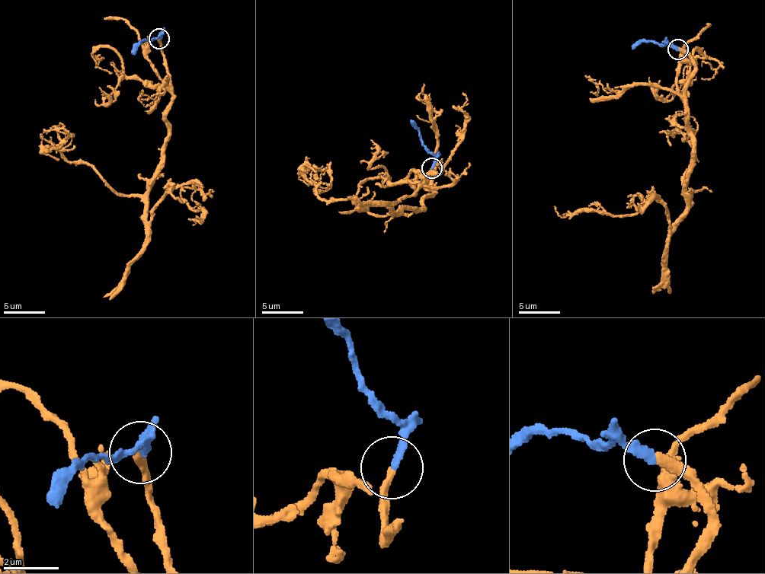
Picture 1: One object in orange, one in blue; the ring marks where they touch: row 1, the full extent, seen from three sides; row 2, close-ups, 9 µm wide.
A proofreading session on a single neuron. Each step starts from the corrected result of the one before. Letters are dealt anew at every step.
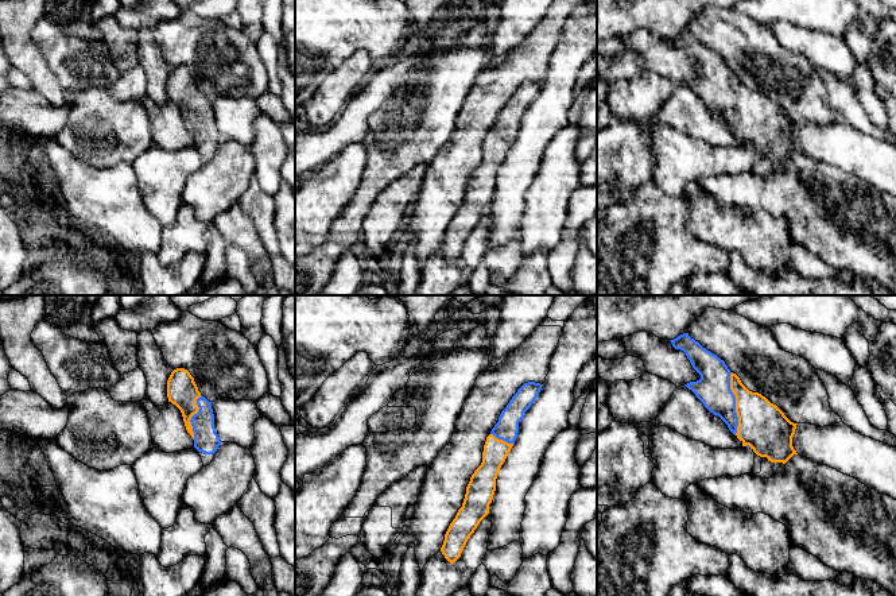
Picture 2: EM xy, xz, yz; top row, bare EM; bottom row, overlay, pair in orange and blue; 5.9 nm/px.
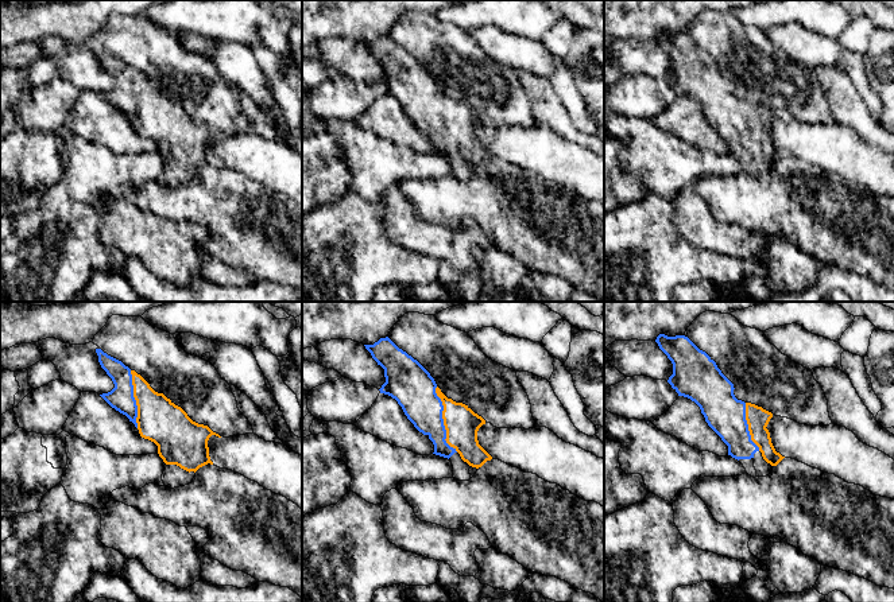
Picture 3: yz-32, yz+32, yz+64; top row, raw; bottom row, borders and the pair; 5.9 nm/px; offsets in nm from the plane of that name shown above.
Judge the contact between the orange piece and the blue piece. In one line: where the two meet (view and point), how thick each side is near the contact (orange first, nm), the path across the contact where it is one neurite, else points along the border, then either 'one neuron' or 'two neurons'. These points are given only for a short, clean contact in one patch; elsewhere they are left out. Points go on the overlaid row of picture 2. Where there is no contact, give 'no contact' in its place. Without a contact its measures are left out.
contact yz (736, 403); calibres 280 and 200 nm; way yz (761, 425), (736, 403), (718, 389), (713, 389); one neuron

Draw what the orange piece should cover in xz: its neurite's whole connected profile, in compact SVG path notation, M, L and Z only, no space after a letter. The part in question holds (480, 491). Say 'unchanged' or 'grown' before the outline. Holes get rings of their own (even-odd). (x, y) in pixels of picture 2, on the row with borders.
grown; M524 383L501 411L499 422L486 437L482 463L470 477L462 507L450 523L441 547L450 564L461 557L468 539L489 514L499 471L516 441L519 423L540 390L540 383Z

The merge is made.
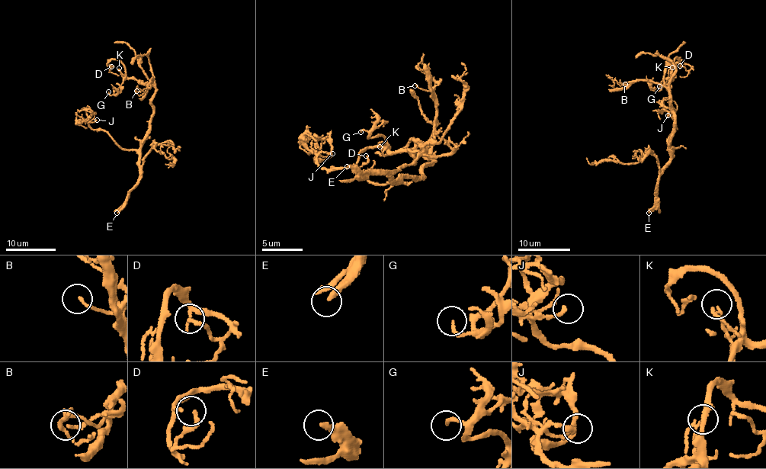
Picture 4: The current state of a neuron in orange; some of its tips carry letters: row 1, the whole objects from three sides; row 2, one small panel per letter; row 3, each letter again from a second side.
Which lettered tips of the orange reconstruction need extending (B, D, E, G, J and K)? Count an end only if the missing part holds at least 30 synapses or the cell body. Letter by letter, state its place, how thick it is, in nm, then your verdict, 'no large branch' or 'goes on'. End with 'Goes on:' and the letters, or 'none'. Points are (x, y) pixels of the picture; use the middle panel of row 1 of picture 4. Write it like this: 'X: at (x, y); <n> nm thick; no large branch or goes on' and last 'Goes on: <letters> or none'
B: at (415, 85); 150 nm thick; no large branch
D: at (366, 155); 190 nm thick; no large branch
E: at (347, 166); 280 nm thick; goes on
G: at (360, 132); 180 nm thick; no large branch
J: at (332, 153); 200 nm thick; no large branch
K: at (379, 146); 110 nm thick; no large branch
Goes on: E

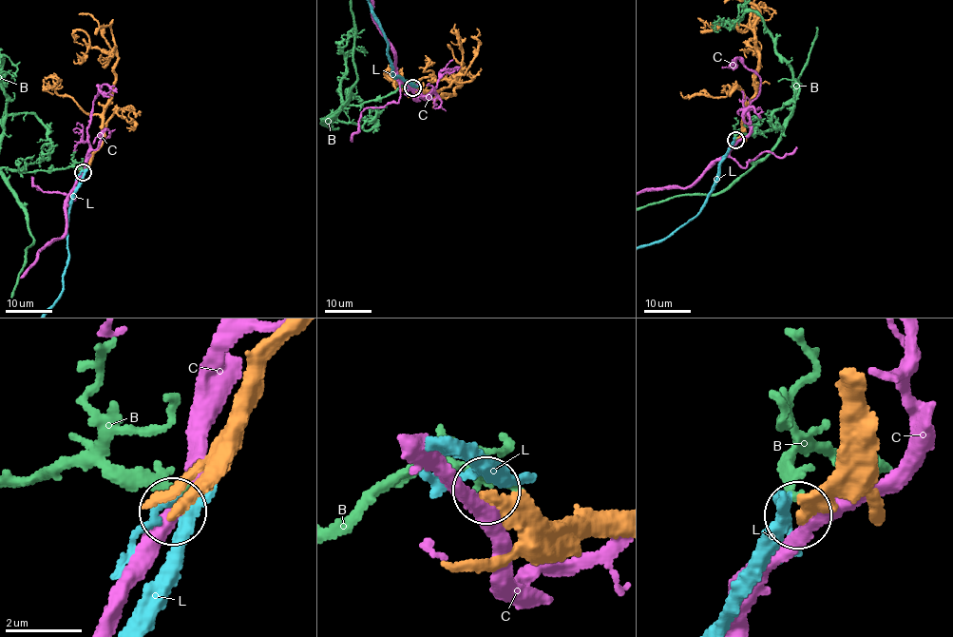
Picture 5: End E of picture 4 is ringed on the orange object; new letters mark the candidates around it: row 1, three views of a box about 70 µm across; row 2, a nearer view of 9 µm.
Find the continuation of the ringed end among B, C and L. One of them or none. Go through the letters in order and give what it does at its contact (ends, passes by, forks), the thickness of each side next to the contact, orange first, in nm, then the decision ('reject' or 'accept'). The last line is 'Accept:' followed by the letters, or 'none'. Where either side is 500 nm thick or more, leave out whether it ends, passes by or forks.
B: 600 nm thick on the orange side, 170 nm on the other; reject
C: 550 nm thick on the orange side, 400 nm on the other; reject
L: it passes by; 400 nm thick on the orange side, 340 nm on the other; reject
Accept: none

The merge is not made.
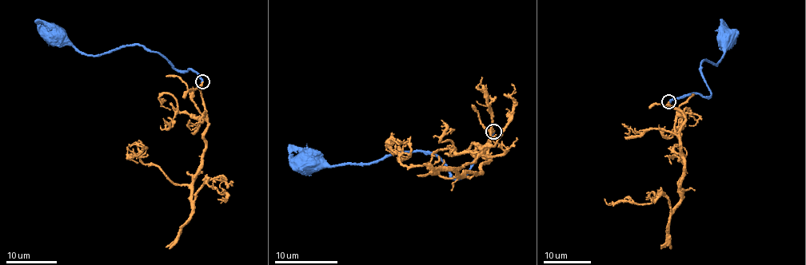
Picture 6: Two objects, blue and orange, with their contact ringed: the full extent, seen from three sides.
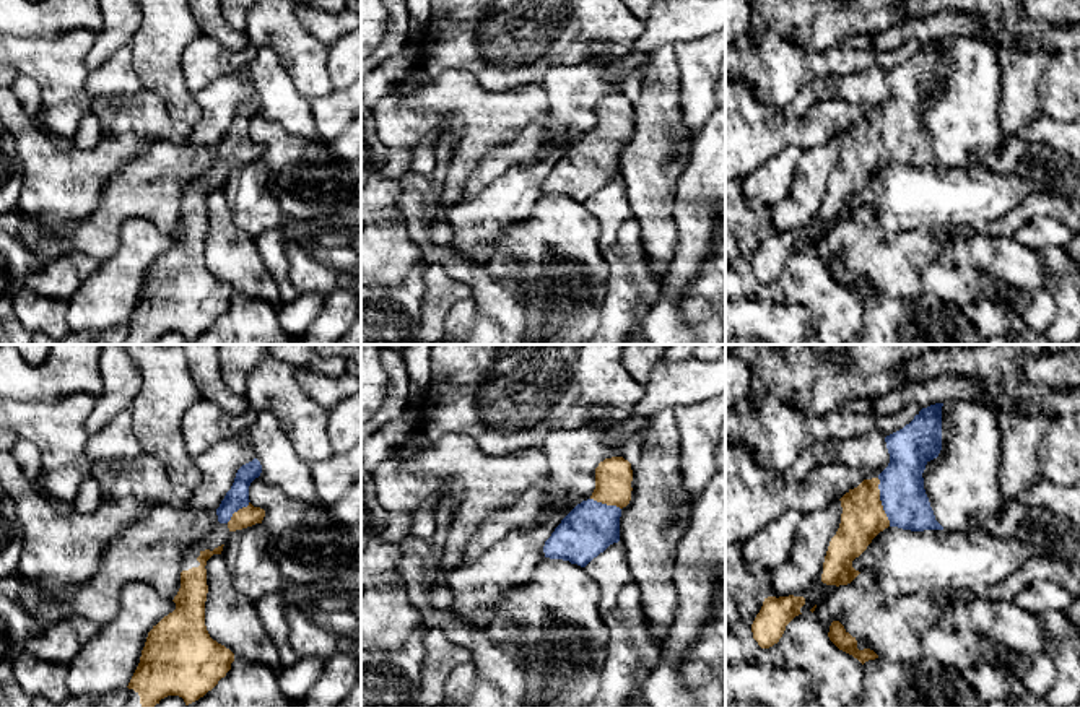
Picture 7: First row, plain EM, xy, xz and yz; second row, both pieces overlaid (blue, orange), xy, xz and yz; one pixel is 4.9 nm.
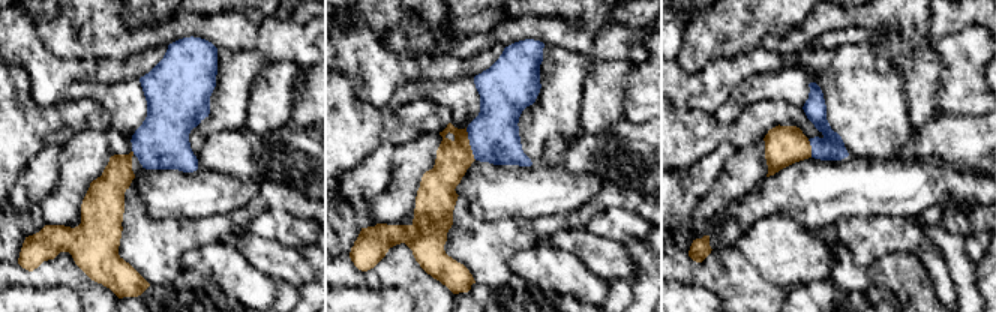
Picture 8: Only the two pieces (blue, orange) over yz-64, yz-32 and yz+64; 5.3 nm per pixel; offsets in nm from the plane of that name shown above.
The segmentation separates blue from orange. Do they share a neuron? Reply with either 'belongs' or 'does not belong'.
belongs

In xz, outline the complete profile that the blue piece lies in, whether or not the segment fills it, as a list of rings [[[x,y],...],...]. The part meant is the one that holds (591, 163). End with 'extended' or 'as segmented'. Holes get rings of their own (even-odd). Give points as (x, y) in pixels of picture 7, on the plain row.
[[[623,93],[605,94],[595,104],[595,125],[587,137],[577,140],[545,177],[543,189],[550,195],[563,195],[586,203],[610,180],[620,177],[621,145],[631,137],[631,99]]] | extended

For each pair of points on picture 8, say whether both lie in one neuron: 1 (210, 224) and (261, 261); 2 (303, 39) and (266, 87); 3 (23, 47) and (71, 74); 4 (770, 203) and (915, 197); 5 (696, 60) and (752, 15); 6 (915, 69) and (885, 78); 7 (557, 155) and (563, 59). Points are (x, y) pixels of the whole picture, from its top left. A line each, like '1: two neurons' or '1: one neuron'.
1: two neurons
2: two neurons
3: one neuron
4: one neuron
5: one neuron
6: two neurons
7: two neurons

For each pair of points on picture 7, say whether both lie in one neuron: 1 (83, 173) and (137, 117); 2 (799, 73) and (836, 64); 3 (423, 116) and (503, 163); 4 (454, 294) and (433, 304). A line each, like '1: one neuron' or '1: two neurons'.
1: one neuron
2: one neuron
3: two neurons
4: one neuron

